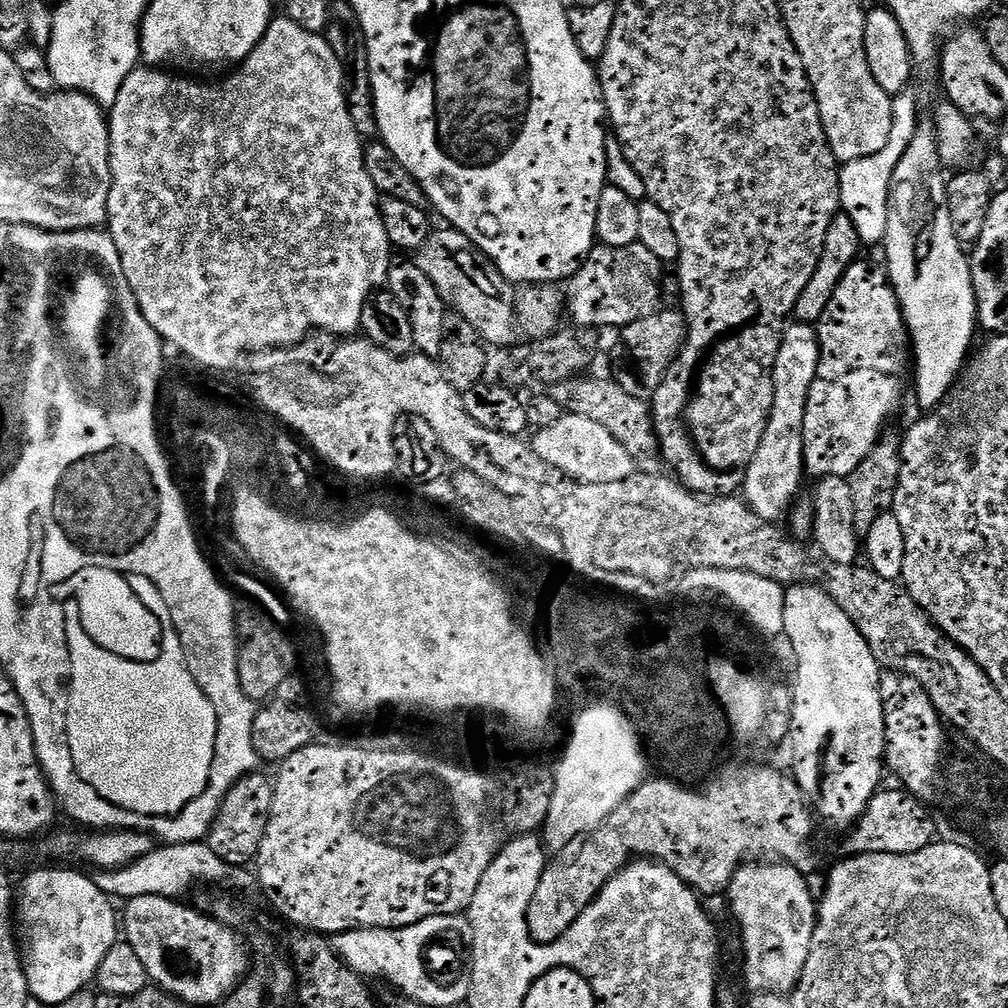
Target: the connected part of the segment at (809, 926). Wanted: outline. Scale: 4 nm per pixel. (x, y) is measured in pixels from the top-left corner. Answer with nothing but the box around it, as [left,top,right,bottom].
[726,862,818,993]

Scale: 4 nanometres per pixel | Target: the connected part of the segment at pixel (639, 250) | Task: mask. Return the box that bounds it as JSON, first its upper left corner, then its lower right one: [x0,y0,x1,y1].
[566,242,662,330]

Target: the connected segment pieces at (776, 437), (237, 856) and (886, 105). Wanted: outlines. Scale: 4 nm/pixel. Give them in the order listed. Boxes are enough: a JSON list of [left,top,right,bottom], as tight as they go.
[[742,410,806,522],[206,772,276,865],[806,60,894,162]]

